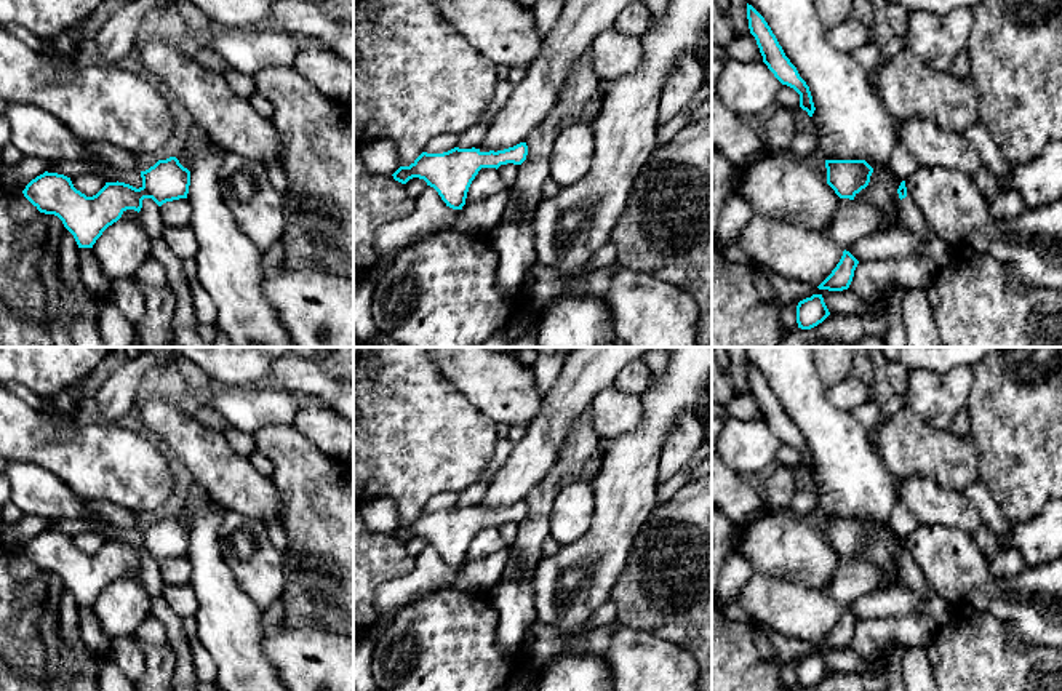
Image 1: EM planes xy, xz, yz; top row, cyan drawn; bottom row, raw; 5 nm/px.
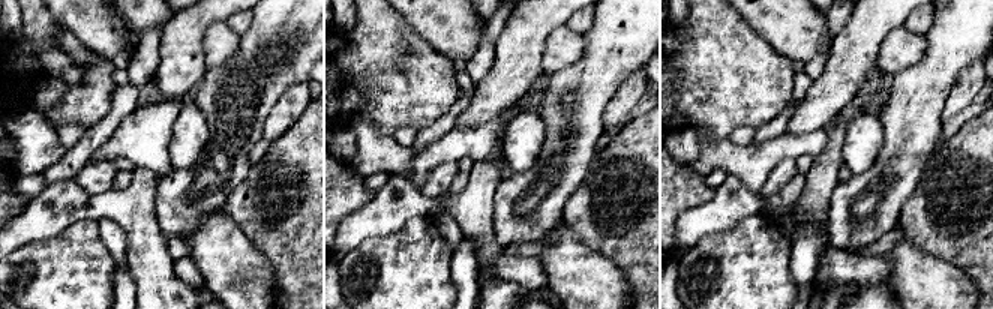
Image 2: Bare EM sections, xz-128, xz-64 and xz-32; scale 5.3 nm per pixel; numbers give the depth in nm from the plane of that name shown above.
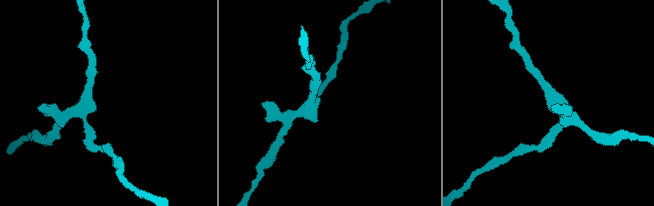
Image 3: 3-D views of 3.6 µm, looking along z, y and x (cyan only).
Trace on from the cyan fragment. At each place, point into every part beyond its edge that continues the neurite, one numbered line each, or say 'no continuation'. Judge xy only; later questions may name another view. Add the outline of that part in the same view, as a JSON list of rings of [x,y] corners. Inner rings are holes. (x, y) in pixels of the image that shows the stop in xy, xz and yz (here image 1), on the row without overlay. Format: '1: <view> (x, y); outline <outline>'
no continuation

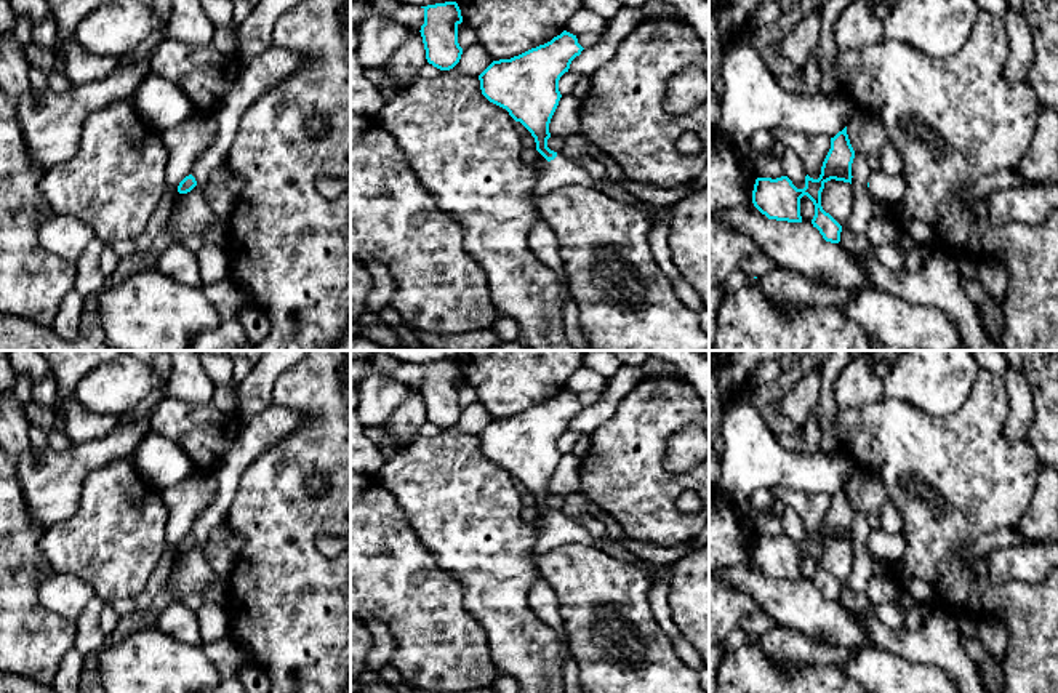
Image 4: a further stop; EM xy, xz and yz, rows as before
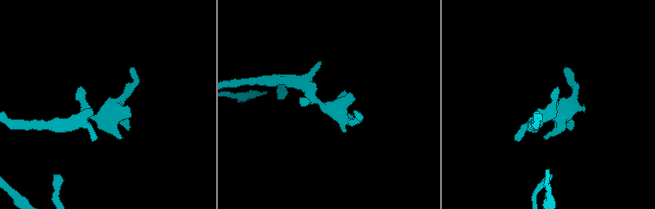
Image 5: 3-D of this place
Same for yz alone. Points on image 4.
1: yz (890, 548); outline [[[882,530],[871,531],[869,551],[872,555],[884,559],[890,565],[901,560],[906,552],[906,536],[904,533],[885,533]]]

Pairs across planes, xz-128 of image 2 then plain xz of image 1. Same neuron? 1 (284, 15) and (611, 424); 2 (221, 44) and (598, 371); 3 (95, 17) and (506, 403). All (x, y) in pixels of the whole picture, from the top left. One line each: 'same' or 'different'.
1: different
2: different
3: same

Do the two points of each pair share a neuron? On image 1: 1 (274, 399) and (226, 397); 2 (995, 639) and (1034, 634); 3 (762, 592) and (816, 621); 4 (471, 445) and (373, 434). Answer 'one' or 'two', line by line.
1: one
2: two
3: one
4: one

